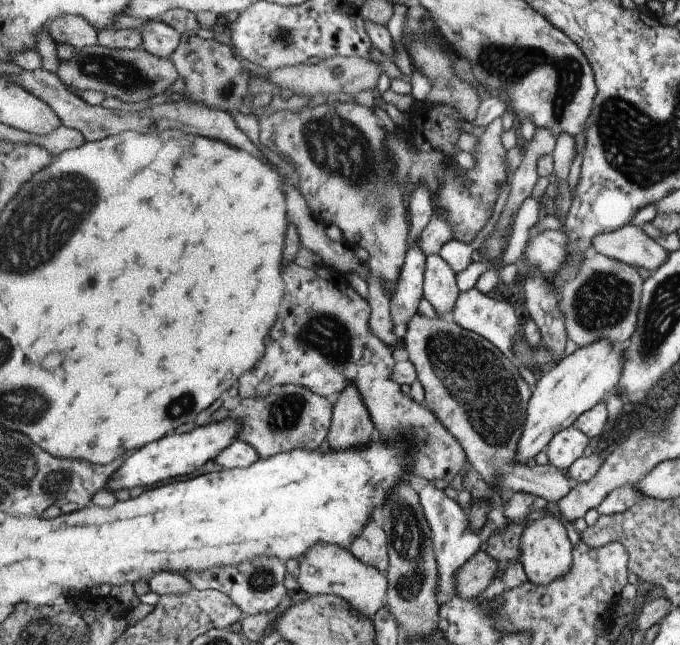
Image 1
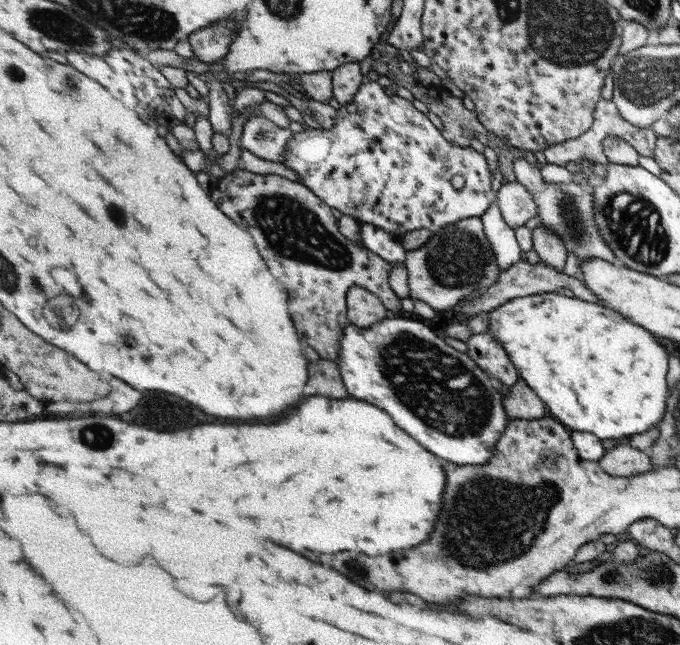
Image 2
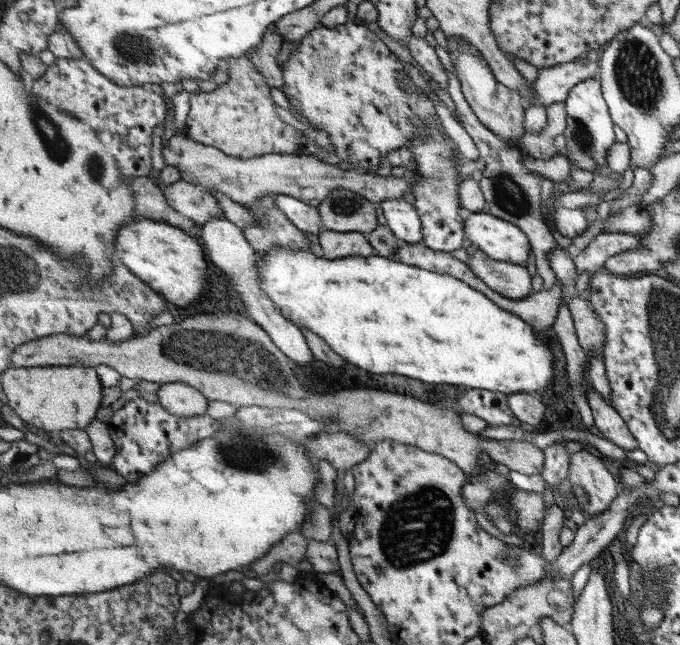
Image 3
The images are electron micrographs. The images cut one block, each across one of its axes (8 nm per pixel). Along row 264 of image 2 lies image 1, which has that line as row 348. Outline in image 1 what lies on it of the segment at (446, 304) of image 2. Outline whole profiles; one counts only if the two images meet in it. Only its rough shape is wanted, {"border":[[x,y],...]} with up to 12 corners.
{"border":[[453,318],[405,336],[429,410],[489,486],[559,502],[573,482],[517,460],[517,364]]}

